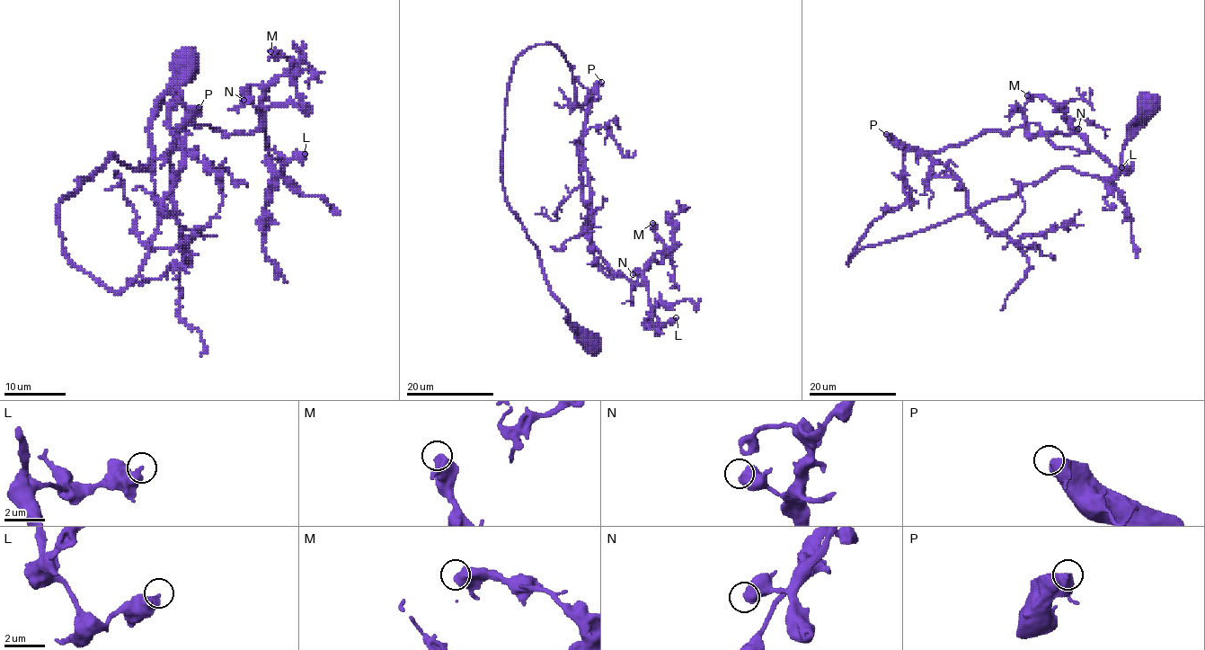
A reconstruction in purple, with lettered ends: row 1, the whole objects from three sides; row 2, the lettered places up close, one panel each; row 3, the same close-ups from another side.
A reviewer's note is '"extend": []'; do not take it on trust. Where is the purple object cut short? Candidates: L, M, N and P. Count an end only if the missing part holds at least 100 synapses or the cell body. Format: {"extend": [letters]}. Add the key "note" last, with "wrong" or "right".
{"extend": ["P"], "note": "wrong"}

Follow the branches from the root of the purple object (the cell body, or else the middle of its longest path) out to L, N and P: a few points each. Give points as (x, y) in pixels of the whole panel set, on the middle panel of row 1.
L: (590, 343), (502, 182), (513, 66), (536, 45), (591, 100), (585, 234), (662, 324), (676, 317)
N: (590, 343), (502, 182), (509, 78), (534, 46), (553, 43), (591, 100), (585, 234), (633, 274)
P: (590, 343), (567, 322), (507, 200), (502, 139), (514, 62), (534, 46), (562, 53), (580, 105), (601, 82)

